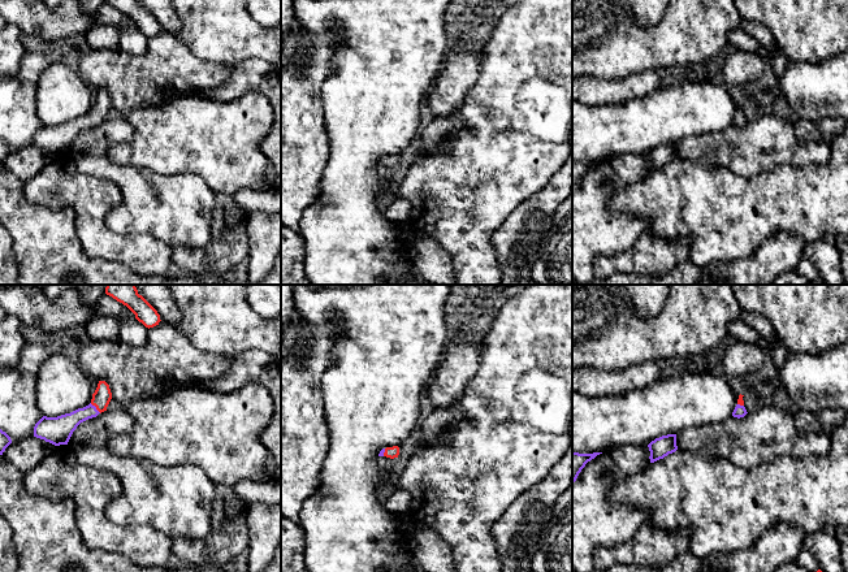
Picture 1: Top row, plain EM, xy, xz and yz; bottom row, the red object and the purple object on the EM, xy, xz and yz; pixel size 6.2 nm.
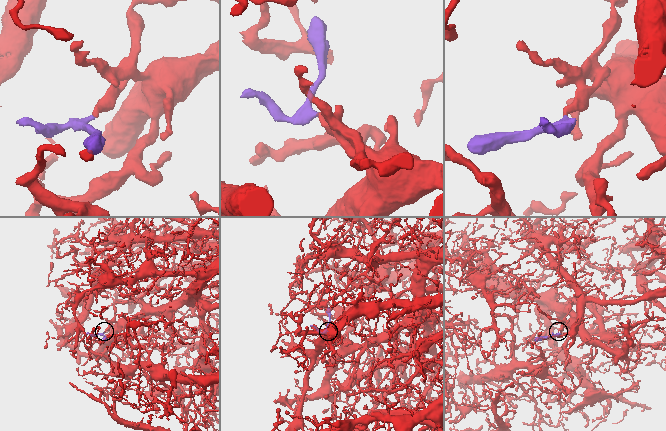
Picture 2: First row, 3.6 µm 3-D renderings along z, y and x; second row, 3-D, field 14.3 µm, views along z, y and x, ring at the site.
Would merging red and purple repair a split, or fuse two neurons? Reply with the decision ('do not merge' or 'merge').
merge

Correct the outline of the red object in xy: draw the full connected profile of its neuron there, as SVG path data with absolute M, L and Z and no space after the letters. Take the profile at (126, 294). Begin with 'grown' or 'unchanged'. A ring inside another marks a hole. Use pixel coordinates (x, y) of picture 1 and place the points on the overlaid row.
unchanged | M107 285L105 294L126 306L146 328L159 325L157 311L138 294L135 285Z

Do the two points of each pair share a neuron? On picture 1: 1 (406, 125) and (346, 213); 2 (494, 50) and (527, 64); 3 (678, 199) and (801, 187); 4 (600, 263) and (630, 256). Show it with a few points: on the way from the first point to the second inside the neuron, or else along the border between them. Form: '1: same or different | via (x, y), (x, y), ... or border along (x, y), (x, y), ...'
1: same | via (381, 141), (351, 170), (349, 189)
2: same | via (502, 56), (510, 56), (519, 61)
3: same | via (709, 200), (770, 200)
4: same | via (608, 263), (622, 261)

